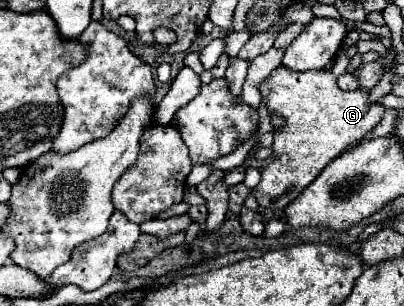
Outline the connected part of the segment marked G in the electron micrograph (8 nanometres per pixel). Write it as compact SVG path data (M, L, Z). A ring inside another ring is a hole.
M276 68L260 86L270 112L286 118L286 126L274 134L274 162L262 168L262 180L252 190L266 210L284 210L316 176L346 148L366 138L384 116L382 100L370 102L368 90L342 90L330 70L292 72Z

